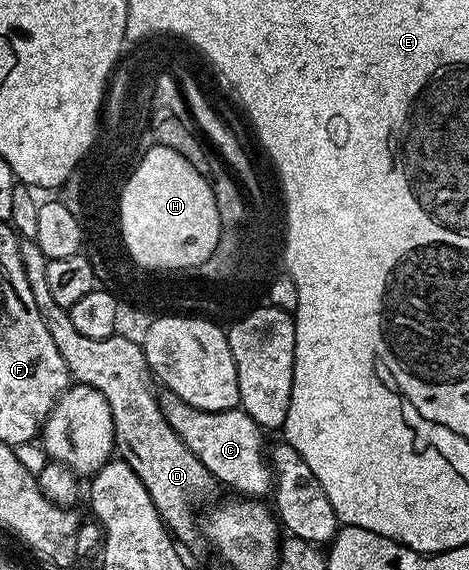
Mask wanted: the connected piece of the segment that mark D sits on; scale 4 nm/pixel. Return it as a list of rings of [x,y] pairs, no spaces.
[[[22,239],[19,254],[23,258],[23,274],[27,274],[27,286],[31,286],[31,294],[35,297],[35,306],[39,306],[39,314],[47,331],[55,341],[59,354],[63,354],[63,362],[67,362],[70,377],[76,383],[99,390],[99,394],[107,398],[107,406],[111,406],[115,448],[120,459],[126,460],[131,470],[135,470],[137,477],[145,483],[147,494],[151,494],[151,502],[155,502],[161,521],[170,533],[182,545],[191,543],[199,536],[197,511],[210,503],[208,500],[212,498],[213,491],[218,491],[219,485],[207,466],[203,466],[203,462],[199,462],[199,458],[187,450],[179,434],[171,430],[167,418],[163,418],[149,364],[145,361],[144,347],[138,341],[136,344],[121,336],[122,334],[102,340],[79,334],[71,322],[68,308],[55,302],[55,297],[47,286],[49,260],[43,250],[39,250],[37,241]]]

